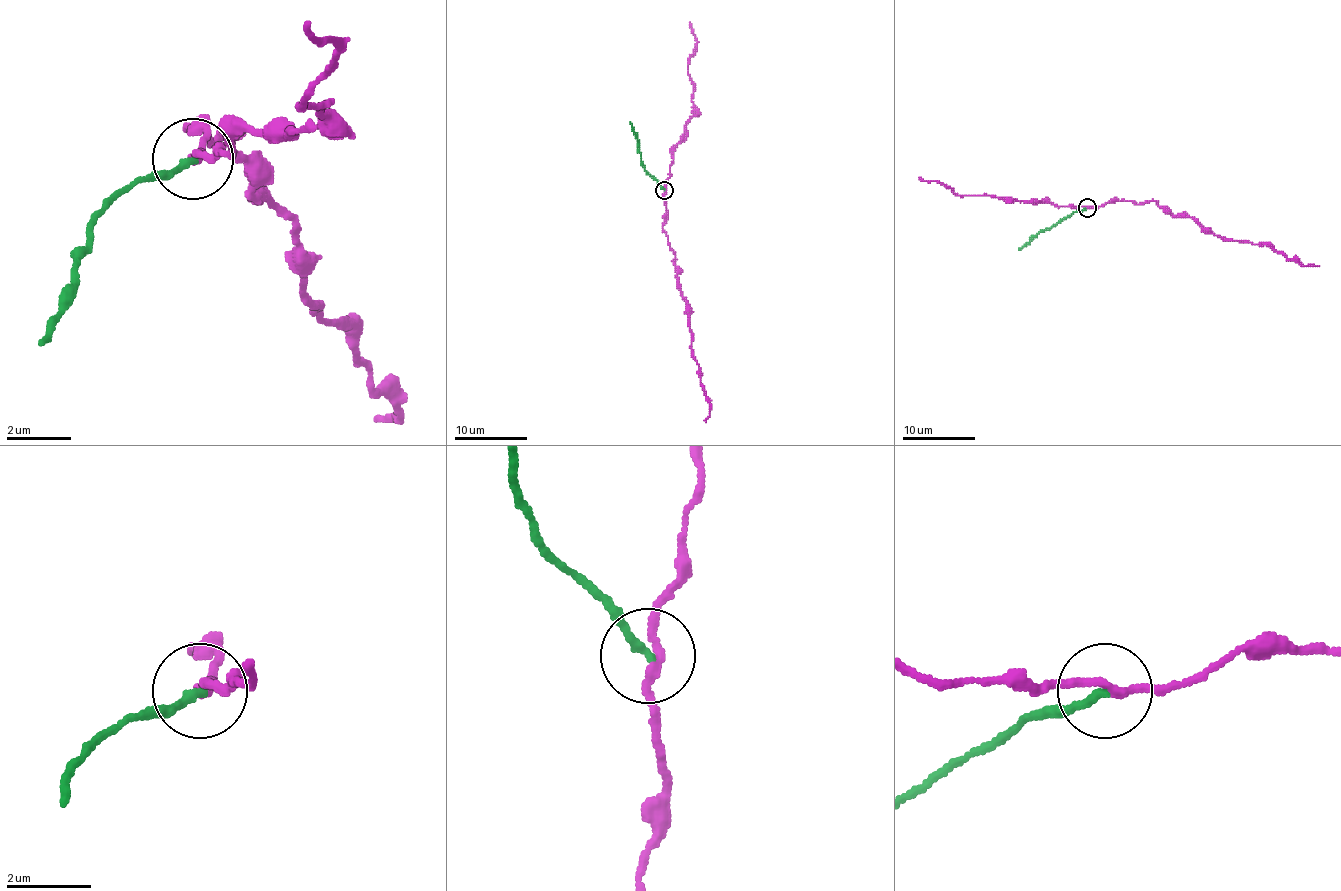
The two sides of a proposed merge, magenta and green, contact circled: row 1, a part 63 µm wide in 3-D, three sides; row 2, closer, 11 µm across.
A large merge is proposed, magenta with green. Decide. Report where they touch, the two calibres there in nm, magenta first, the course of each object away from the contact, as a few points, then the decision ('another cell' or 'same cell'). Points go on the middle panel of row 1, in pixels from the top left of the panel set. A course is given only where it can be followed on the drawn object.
(664, 190) | 180/200 nm | magenta via (664, 190), (666, 212), (662, 230), (675, 257), (680, 295), (686, 301), (691, 351), (709, 407), (706, 422) | green via (664, 190), (641, 160), (639, 140), (630, 122) | another cell

